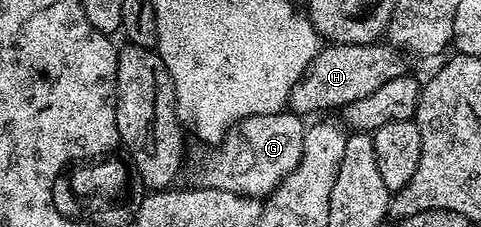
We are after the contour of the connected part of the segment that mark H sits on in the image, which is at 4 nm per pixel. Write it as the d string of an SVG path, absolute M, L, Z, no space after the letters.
M388 41L341 43L329 48L329 51L328 48L321 50L292 92L291 110L301 117L308 117L311 111L328 111L331 107L342 106L343 103L344 106L350 105L353 100L382 89L386 81L394 81L406 71L405 52Z

